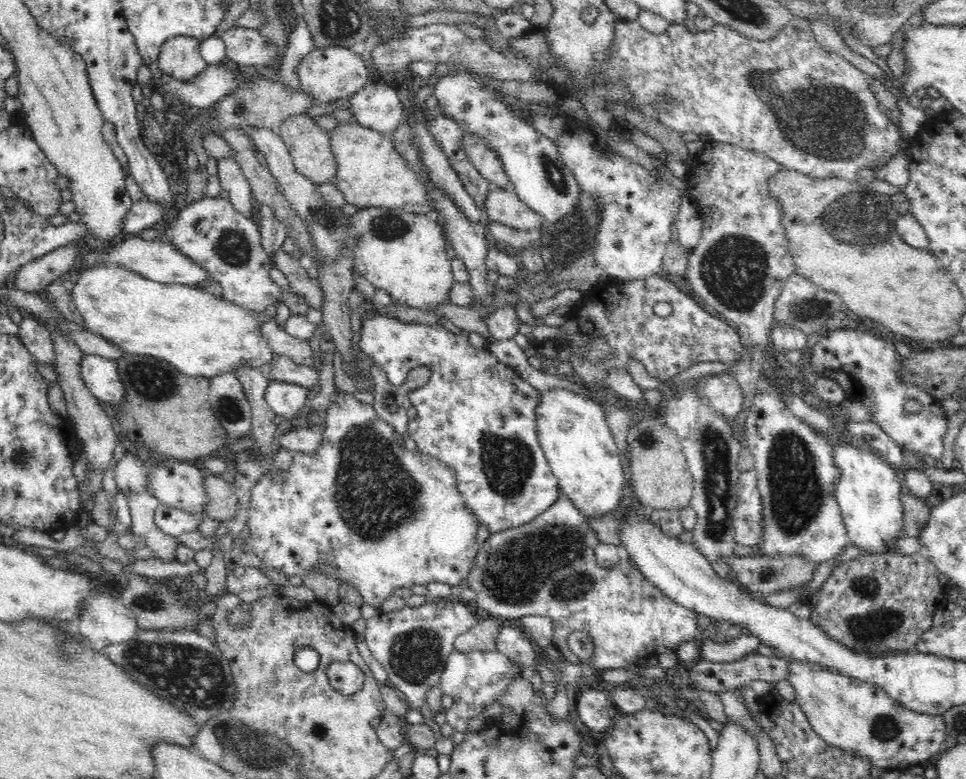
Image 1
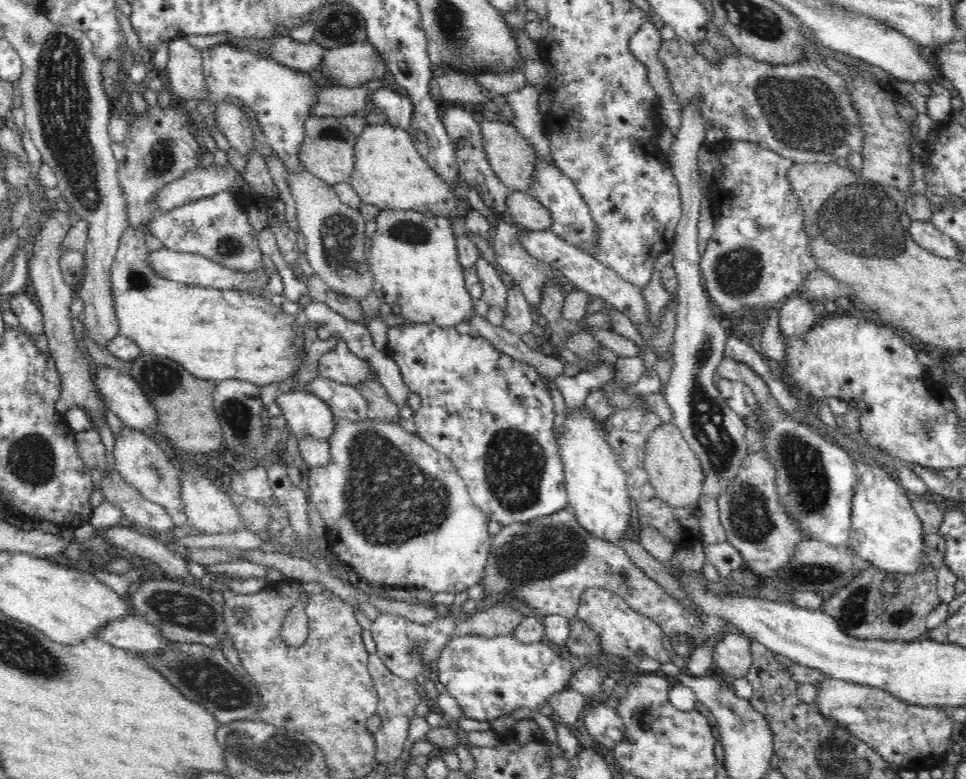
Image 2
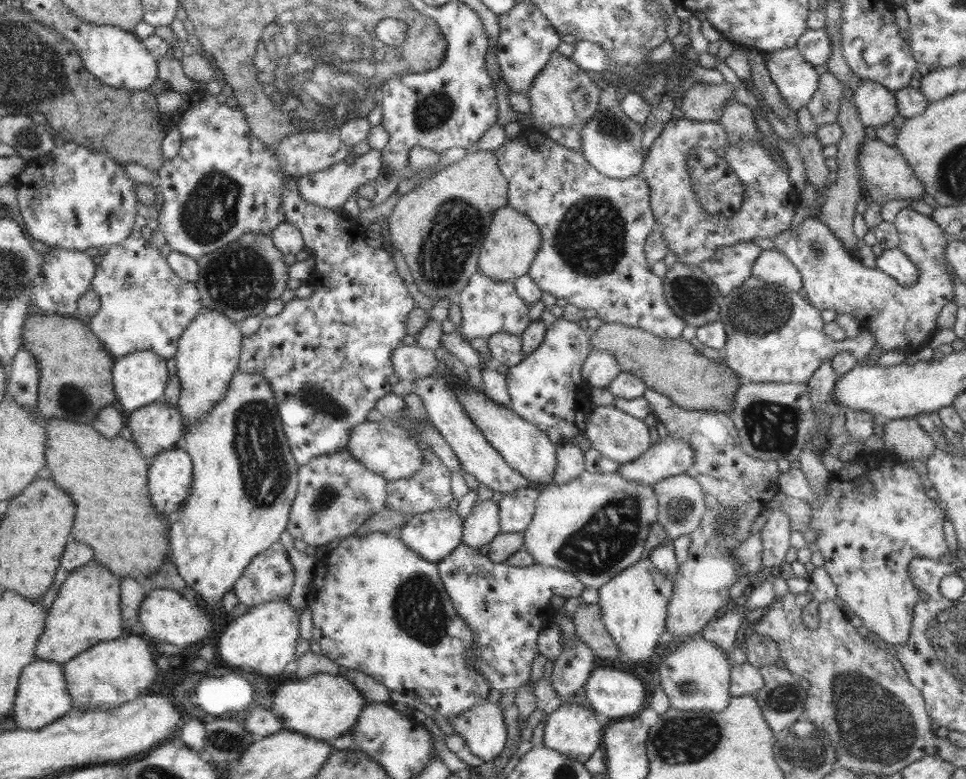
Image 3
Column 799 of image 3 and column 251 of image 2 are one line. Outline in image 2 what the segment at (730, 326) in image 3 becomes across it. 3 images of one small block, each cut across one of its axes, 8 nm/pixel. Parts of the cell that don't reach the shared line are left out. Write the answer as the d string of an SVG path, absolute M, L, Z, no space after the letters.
M128 227L122 234L110 268L110 290L114 295L120 335L132 339L141 352L171 358L200 379L238 379L258 387L296 379L304 360L304 348L296 347L294 324L297 315L284 312L280 306L272 304L269 298L260 295L206 288L161 277L150 267L148 256L151 251L146 244L146 236L142 228Z

